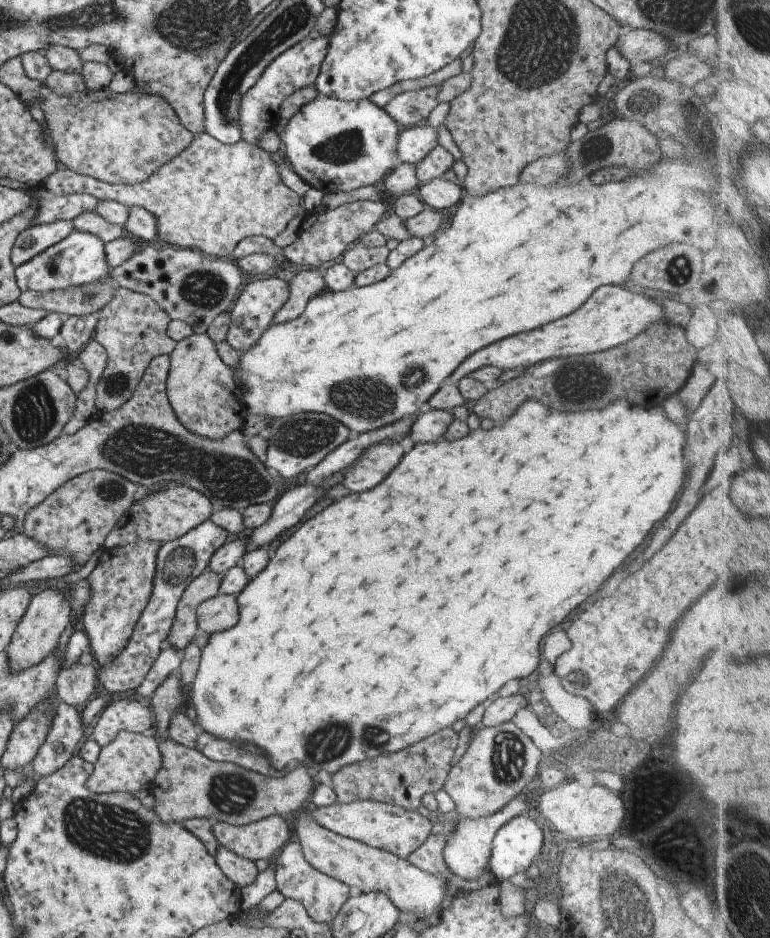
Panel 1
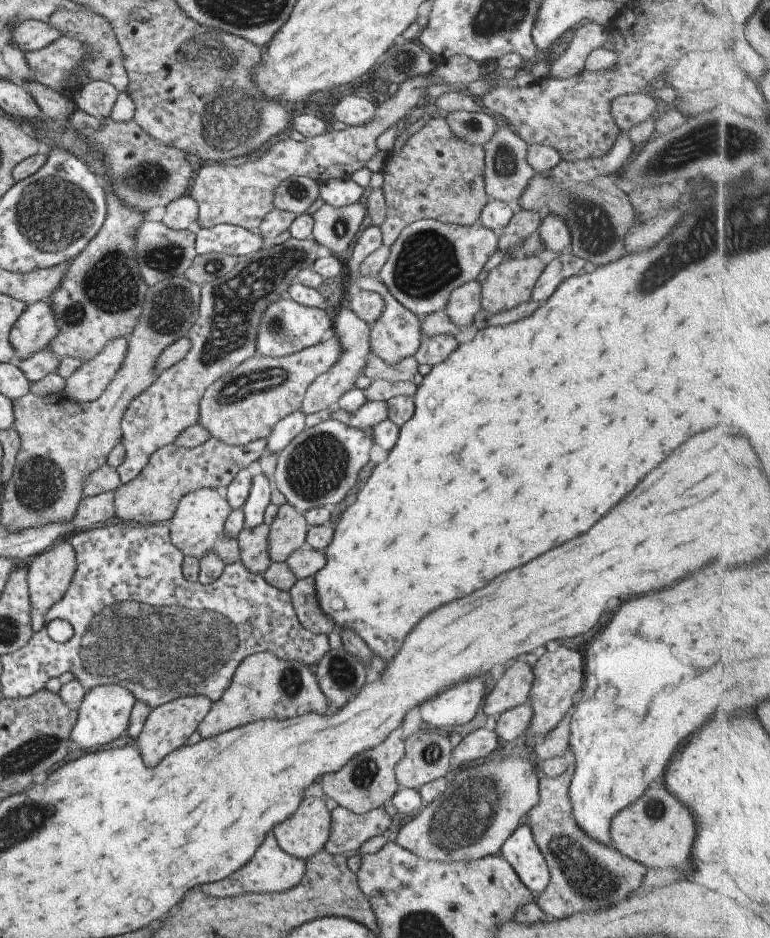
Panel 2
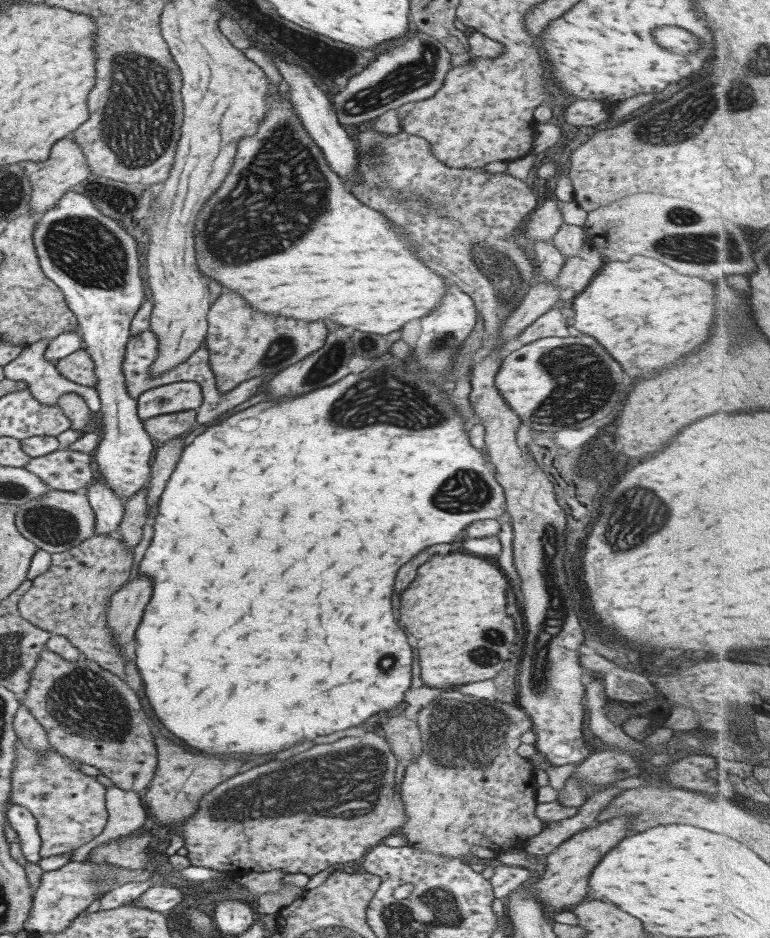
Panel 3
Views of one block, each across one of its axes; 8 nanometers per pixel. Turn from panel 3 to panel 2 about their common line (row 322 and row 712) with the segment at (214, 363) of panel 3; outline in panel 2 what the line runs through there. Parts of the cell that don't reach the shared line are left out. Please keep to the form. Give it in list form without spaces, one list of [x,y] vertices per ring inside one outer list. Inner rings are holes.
[[[255,653],[246,656],[237,665],[229,686],[217,702],[210,704],[203,722],[197,726],[201,738],[217,736],[223,730],[237,728],[255,720],[293,718],[305,712],[323,714],[327,702],[319,692],[313,668],[297,661],[282,661],[271,653]]]

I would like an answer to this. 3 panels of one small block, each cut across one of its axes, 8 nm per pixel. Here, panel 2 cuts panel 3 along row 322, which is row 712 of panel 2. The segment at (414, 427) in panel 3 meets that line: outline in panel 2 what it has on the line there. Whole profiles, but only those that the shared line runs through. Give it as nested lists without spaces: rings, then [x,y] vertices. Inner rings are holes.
[[[467,678],[443,688],[433,700],[419,706],[419,716],[435,729],[465,724],[473,718],[483,692],[485,686],[479,678]]]

